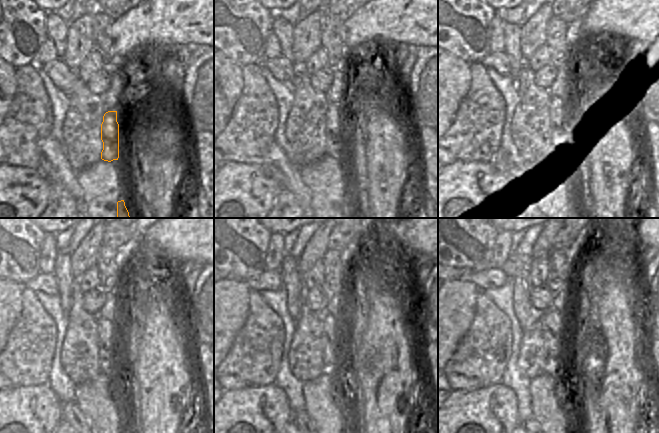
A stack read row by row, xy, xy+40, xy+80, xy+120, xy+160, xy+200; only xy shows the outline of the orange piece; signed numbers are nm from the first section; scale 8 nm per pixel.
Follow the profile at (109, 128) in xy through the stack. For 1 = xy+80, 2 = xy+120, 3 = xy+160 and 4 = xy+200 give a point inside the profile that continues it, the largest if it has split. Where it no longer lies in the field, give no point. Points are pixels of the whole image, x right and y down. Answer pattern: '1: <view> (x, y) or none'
1: xy+80 (557, 107)
2: xy+120 (105, 328)
3: xy+160 (331, 324)
4: xy+200 (552, 321)

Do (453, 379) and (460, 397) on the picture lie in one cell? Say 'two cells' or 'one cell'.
two cells

